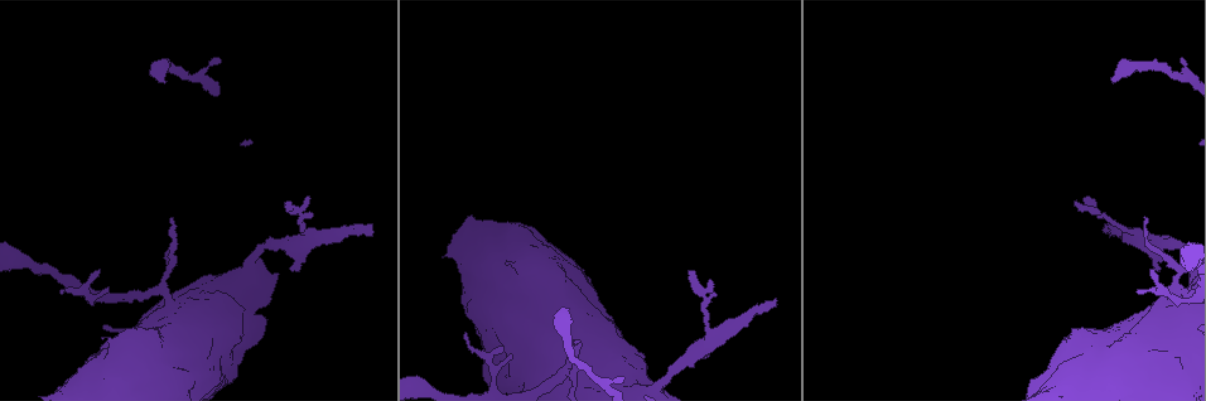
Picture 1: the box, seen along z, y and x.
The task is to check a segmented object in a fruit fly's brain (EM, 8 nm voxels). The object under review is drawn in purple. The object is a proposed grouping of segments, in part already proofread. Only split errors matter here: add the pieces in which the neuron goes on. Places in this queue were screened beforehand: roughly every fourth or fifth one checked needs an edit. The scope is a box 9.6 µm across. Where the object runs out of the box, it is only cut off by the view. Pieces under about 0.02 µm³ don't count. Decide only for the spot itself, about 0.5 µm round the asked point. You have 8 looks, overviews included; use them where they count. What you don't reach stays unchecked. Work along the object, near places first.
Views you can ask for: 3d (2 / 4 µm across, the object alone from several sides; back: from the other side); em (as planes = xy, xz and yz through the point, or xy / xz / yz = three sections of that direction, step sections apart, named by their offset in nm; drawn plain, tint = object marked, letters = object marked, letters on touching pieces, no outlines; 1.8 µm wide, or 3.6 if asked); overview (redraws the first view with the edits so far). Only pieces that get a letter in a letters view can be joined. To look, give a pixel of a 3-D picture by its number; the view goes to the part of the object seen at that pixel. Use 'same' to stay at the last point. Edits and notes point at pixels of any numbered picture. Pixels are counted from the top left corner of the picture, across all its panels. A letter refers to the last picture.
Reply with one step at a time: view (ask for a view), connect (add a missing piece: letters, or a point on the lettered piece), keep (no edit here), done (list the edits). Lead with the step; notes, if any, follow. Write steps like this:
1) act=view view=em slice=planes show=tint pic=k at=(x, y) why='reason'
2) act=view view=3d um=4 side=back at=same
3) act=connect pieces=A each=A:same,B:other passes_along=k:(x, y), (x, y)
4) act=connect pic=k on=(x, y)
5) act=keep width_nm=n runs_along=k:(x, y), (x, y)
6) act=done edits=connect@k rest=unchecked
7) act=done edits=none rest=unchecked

act=view view=3d um=2 pic=1 at=(218, 58) why='thin end'

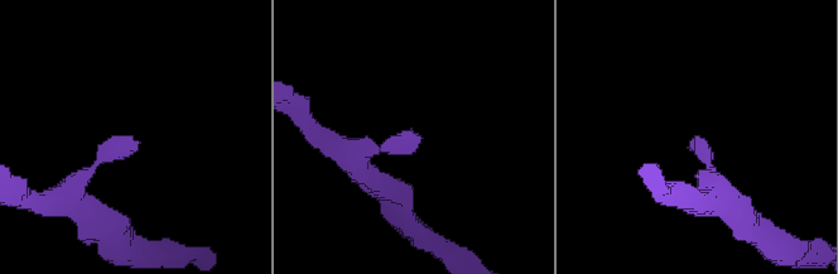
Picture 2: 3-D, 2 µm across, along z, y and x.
act=view view=em slice=planes show=letters pic=2 at=(135, 145) why='shape alone is not enough'

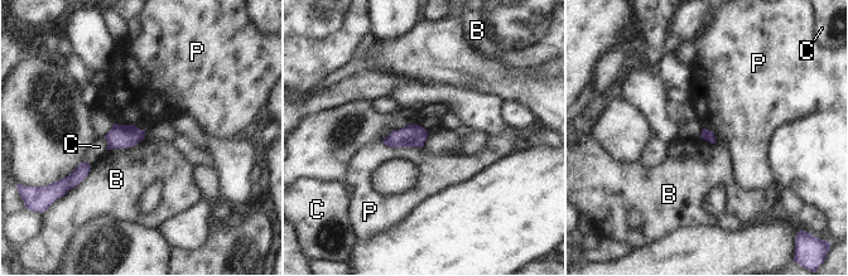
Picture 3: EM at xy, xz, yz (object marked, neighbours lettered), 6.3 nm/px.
act=keep longest_contact=P:260nm each=B:other,C:other,P:other border=3:(381, 141), (389, 146), (422, 148) found='no lettered piece goes on from it'

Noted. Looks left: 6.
act=view view=em slice=planes show=tint pic=1 at=(307, 241) why='three-way junction'

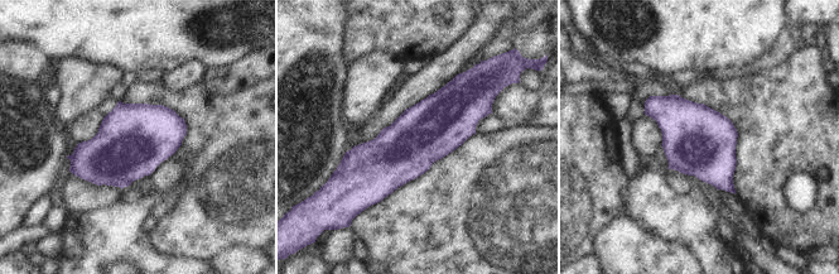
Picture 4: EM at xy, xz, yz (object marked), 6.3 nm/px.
act=view view=em slice=planes show=letters at=same why='see the neighbours'

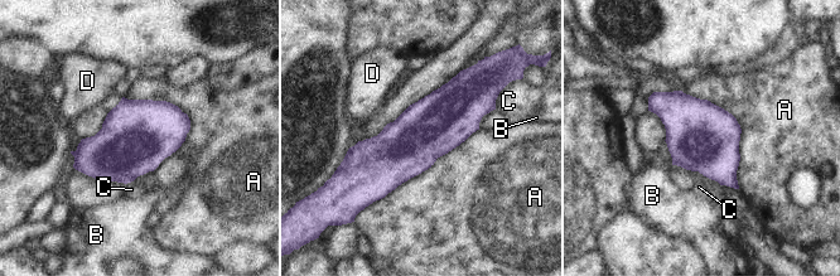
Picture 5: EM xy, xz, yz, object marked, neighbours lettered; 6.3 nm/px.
act=keep longest_contact=A:700nm each=A:other,B:other,C:other,D:other border=5:(682, 92), (739, 125), (739, 188) found='no lettered piece goes on from it'

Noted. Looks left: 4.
act=view view=em slice=planes show=letters pic=1 at=(1144, 217) why='thin end'

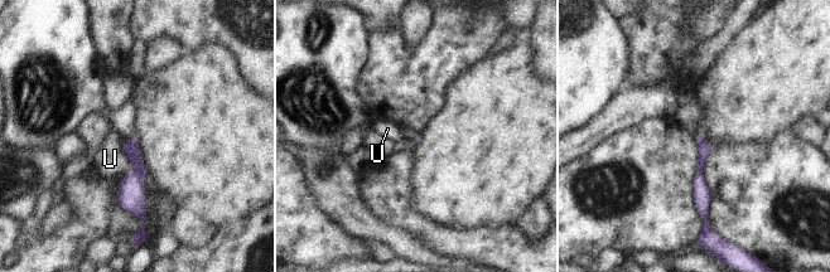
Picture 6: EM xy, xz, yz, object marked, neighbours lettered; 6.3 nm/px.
act=connect pieces=U longest_contact=U:190nm each=U:same passes_along=6:(131, 195), (129, 159), (110, 159) found='the neuron continues'

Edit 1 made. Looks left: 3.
act=done edits=connect@6 rest=unchecked

